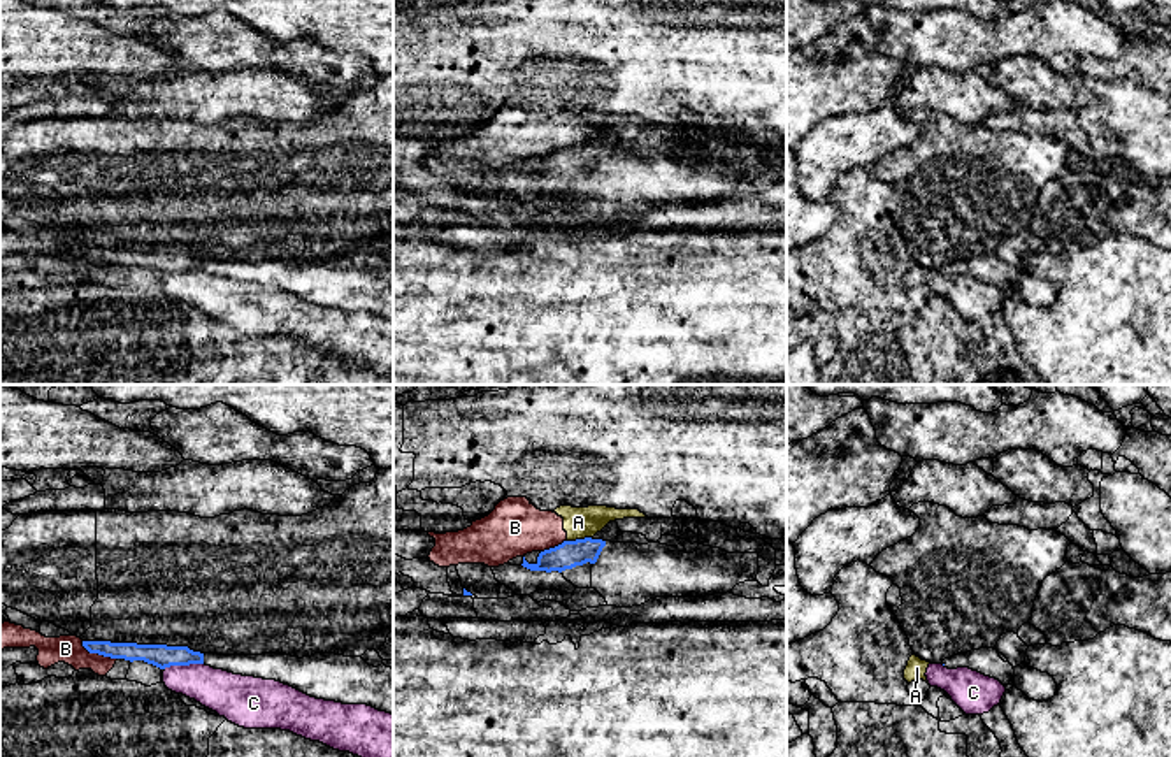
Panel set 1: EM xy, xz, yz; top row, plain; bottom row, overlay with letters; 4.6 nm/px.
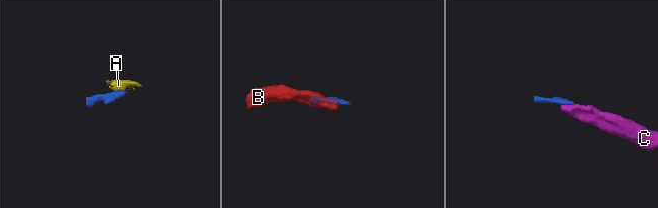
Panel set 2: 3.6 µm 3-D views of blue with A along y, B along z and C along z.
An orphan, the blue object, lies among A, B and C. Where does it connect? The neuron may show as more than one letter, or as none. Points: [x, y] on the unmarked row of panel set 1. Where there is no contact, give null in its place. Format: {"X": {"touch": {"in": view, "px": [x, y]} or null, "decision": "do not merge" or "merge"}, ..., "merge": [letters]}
{"A": {"touch": {"in": "xz", "px": [578, 146]}, "decision": "do not merge"}, "B": {"touch": {"in": "xy", "px": [99, 260]}, "decision": "do not merge"}, "C": {"touch": {"in": "xy", "px": [183, 271]}, "decision": "do not merge"}, "merge": []}

